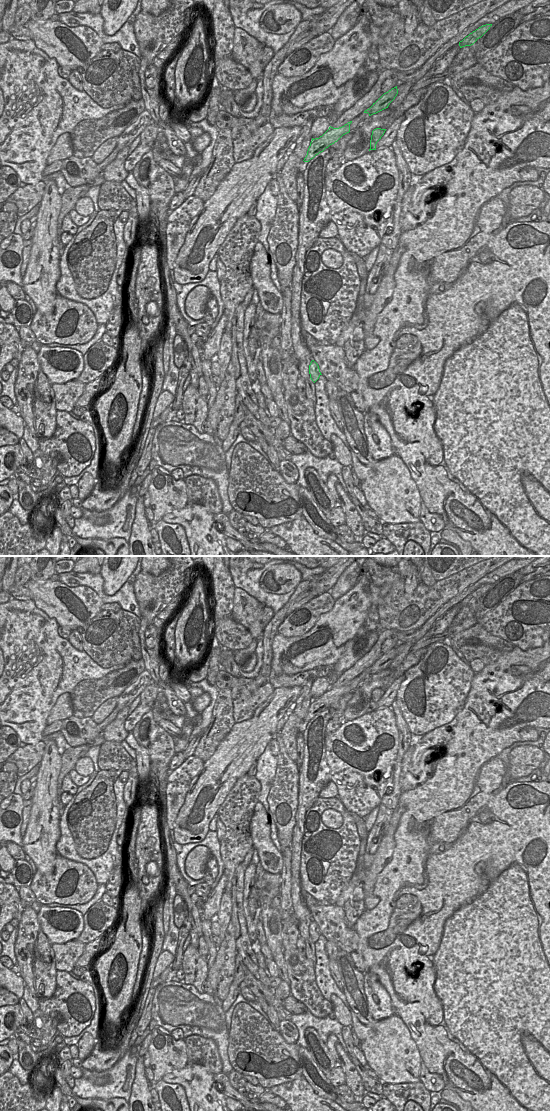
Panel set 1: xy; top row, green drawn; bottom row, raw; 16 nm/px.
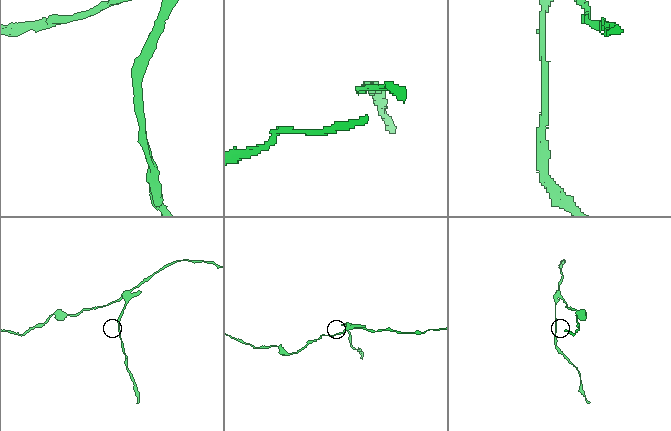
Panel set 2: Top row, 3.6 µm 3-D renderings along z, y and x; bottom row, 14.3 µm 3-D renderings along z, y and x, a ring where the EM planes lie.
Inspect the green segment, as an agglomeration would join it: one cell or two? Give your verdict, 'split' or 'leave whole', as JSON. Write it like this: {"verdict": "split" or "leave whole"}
{"verdict": "split"}

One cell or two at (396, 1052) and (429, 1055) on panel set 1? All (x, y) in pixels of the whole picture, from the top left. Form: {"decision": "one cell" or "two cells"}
{"decision": "two cells"}

